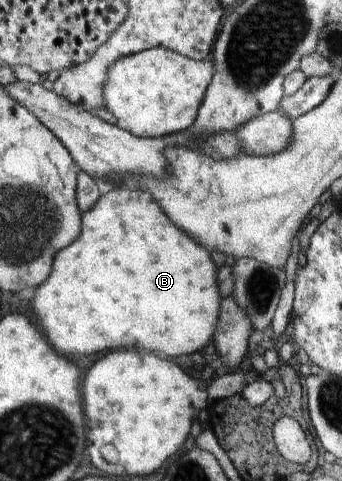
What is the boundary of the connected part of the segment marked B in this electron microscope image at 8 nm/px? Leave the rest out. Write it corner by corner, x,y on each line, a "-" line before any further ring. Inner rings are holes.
112,187
104,189
96,205
81,215
80,235
68,247
56,251
52,271
48,279
36,287
30,303
40,317
41,331
48,345
59,354
92,355
106,349
142,347
177,361
177,357
190,356
212,345
220,291
210,253
182,233
148,191

